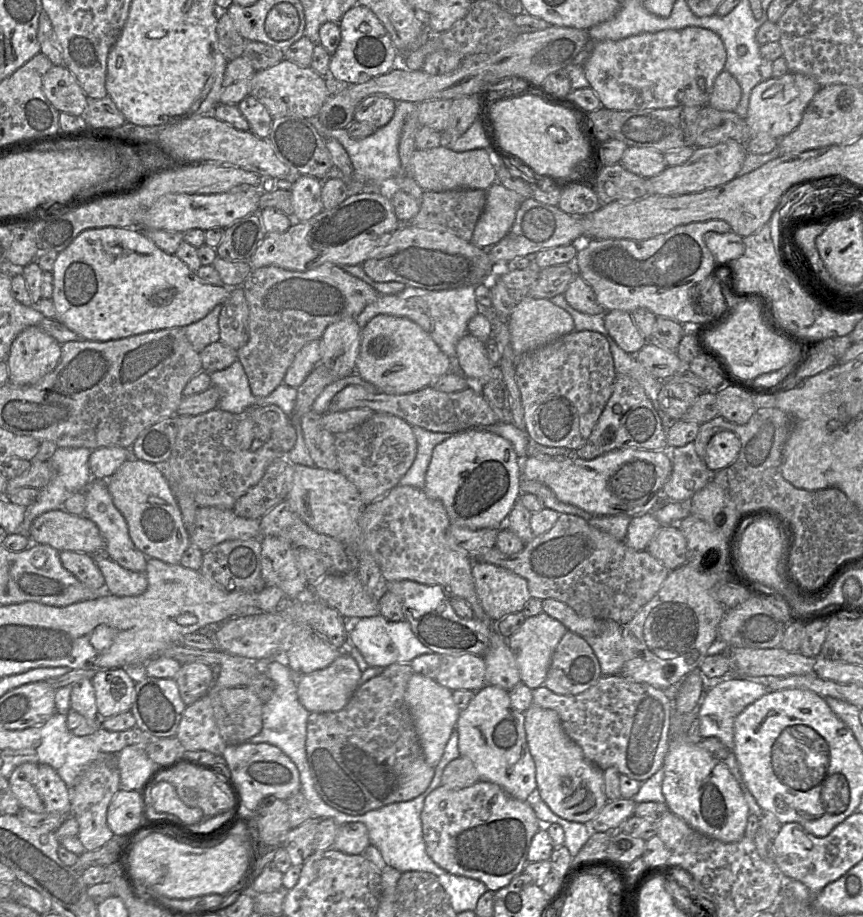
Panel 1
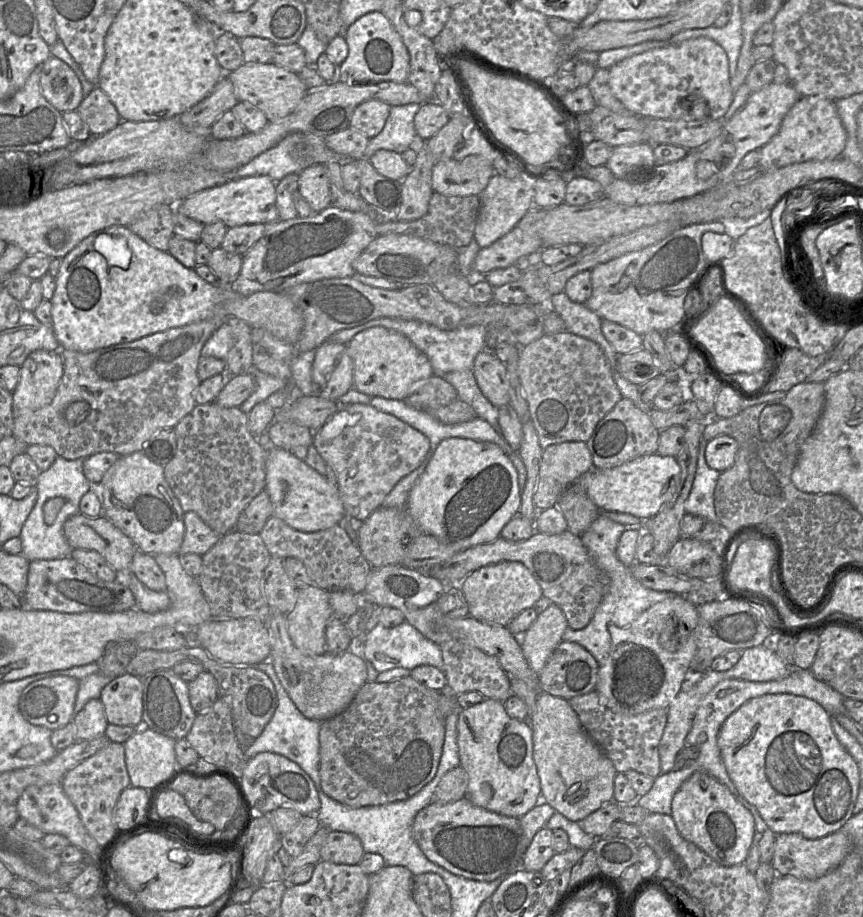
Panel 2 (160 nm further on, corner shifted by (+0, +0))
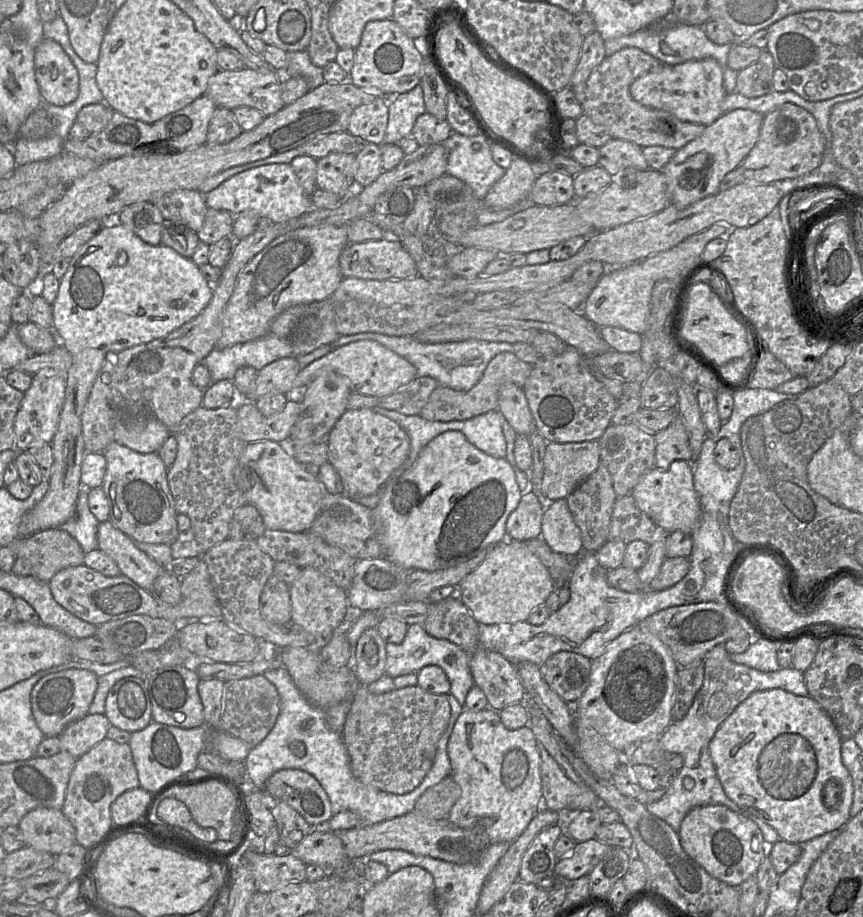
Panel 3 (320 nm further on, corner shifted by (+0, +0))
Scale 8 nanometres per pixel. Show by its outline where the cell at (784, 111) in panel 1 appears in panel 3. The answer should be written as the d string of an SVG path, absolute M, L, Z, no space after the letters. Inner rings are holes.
M734 109L720 115L703 133L678 149L662 168L670 204L683 209L719 191L724 176L738 167L756 144L764 115L749 109Z

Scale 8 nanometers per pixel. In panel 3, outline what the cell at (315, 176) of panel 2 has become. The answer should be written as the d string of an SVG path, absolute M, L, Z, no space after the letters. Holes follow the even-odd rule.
M332 152L317 160L316 189L347 197L355 189L356 154Z

